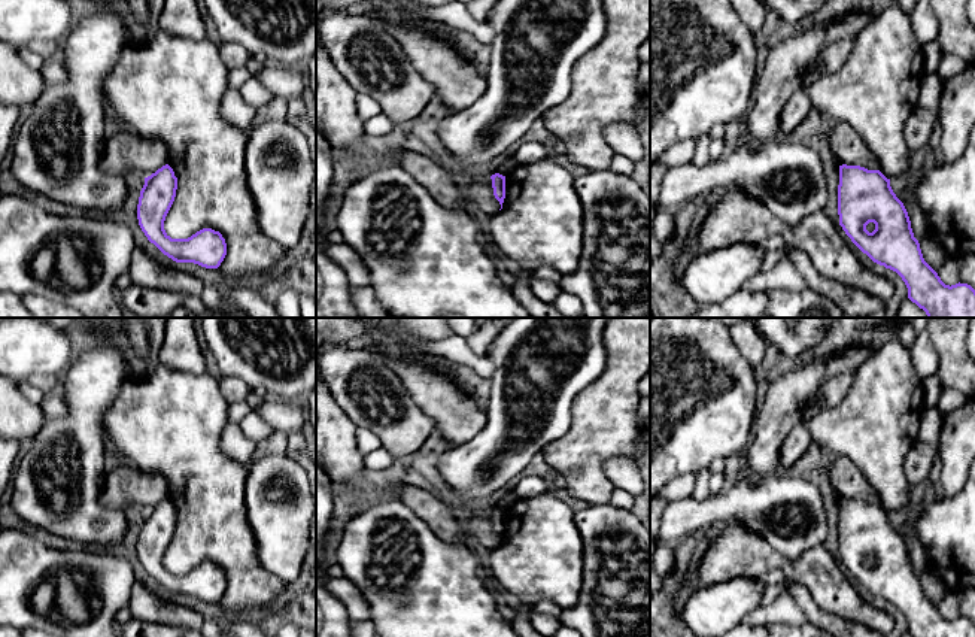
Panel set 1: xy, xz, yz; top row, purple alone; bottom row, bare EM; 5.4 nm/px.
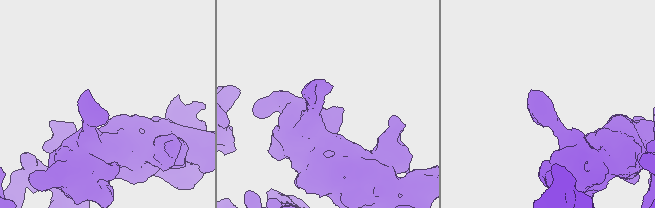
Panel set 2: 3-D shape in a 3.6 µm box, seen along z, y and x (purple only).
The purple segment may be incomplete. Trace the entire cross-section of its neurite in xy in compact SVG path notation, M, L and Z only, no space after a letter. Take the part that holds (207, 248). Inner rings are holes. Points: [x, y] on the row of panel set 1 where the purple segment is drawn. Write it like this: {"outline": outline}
{"outline": "M165 164L145 178L137 204L142 231L164 255L176 263L194 263L218 269L227 255L227 243L219 231L203 228L188 239L171 239L164 230L165 216L174 201L177 178Z"}

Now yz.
{"outline": "M839 166L839 225L874 263L896 272L927 318L975 318L975 289L945 285L924 261L903 203L880 170Z"}

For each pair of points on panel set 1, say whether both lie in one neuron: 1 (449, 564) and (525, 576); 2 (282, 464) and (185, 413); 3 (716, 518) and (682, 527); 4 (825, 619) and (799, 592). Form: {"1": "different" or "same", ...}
{"1": "different", "2": "different", "3": "same", "4": "same"}

